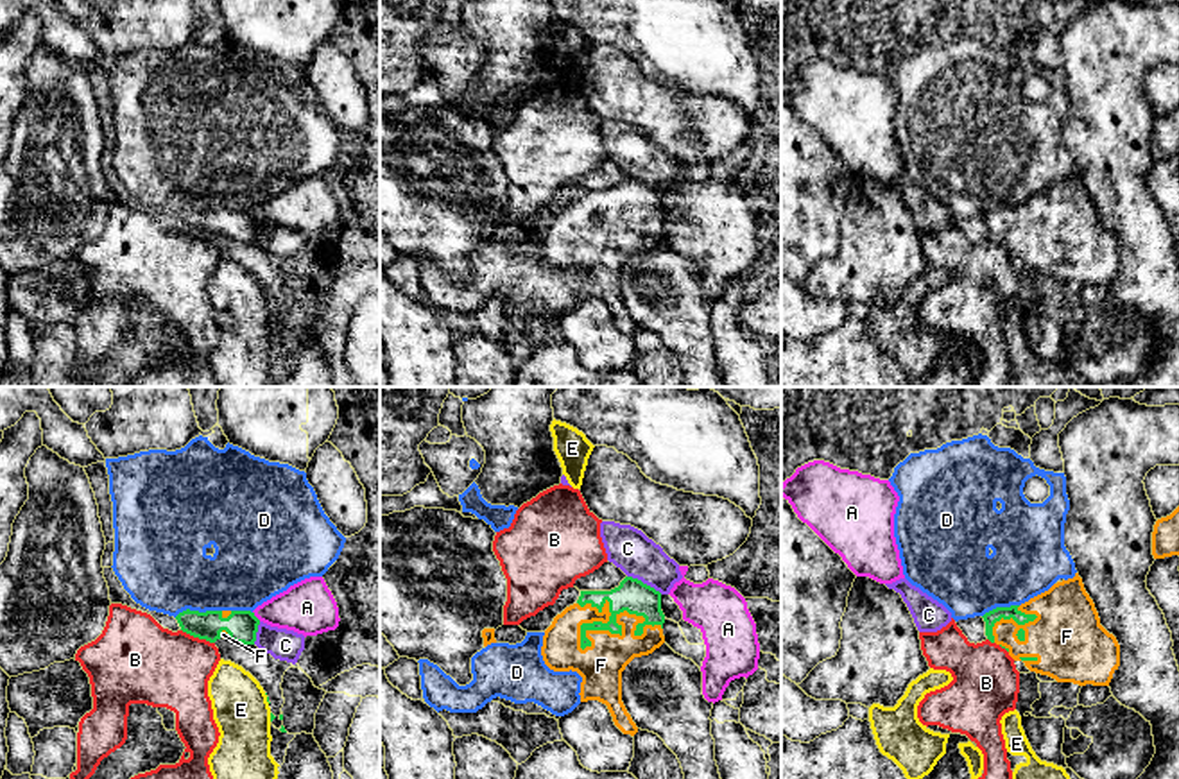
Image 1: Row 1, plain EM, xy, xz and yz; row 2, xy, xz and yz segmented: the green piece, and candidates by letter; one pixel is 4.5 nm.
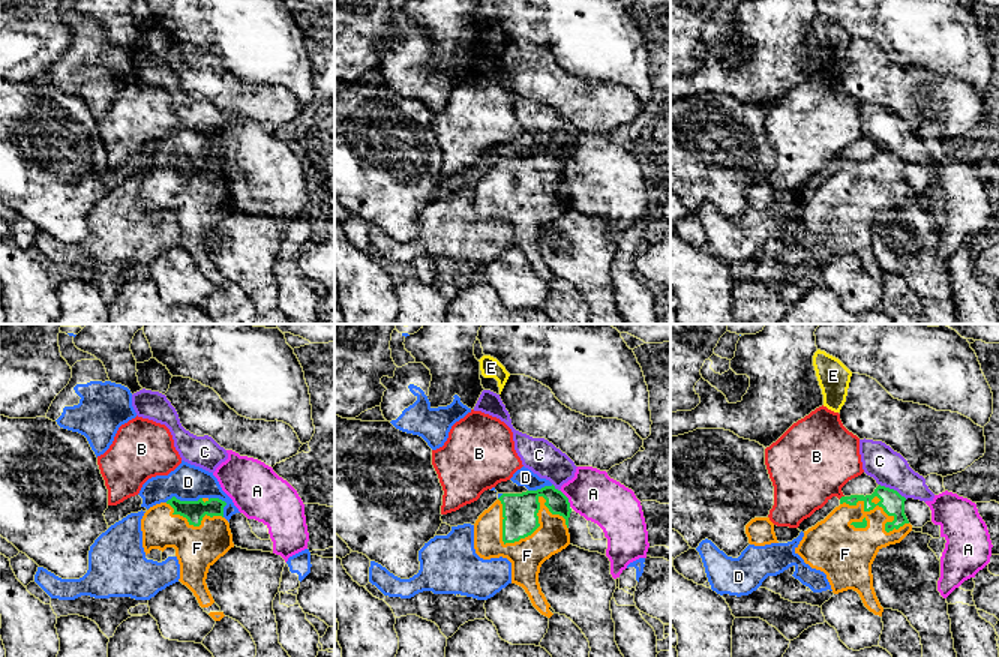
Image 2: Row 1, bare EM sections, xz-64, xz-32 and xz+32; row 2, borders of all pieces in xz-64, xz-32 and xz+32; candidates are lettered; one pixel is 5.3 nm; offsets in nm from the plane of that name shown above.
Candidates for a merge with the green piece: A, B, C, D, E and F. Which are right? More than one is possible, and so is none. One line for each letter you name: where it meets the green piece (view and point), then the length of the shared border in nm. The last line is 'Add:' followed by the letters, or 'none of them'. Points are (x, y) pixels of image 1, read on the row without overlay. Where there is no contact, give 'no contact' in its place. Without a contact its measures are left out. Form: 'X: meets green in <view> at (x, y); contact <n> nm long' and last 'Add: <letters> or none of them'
F: meets green in xz at (590, 240); contact 400 nm long
Add: F

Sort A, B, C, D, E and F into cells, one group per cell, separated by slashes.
A / B / C / D / E / F

